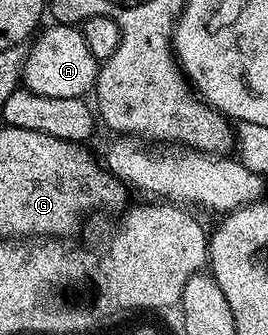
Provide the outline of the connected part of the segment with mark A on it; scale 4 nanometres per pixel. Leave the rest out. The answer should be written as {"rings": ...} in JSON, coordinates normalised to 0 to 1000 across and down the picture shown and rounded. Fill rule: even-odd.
{"rings":[[[269,72],[190,75],[168,75],[116,116],[104,173],[90,185],[86,266],[142,287],[313,293],[340,284],[358,254],[366,188],[351,167],[336,167],[336,143],[321,143],[306,96]]]}

